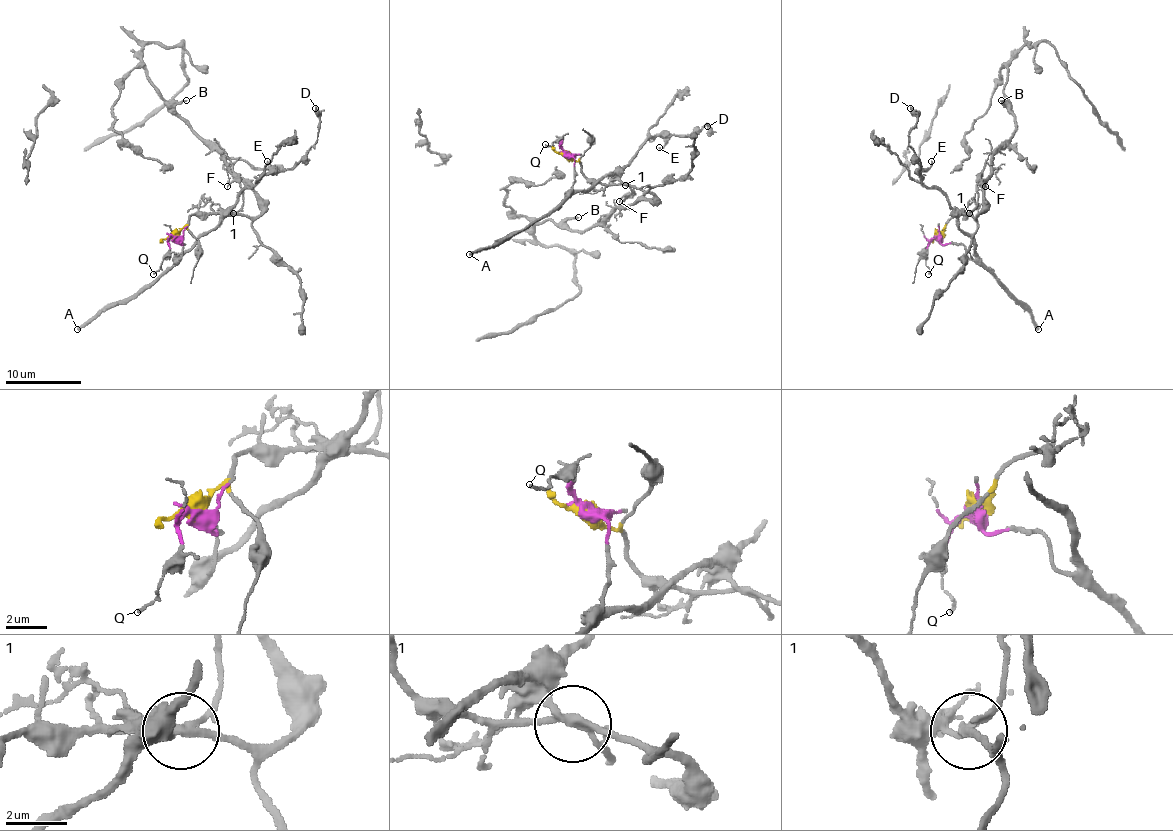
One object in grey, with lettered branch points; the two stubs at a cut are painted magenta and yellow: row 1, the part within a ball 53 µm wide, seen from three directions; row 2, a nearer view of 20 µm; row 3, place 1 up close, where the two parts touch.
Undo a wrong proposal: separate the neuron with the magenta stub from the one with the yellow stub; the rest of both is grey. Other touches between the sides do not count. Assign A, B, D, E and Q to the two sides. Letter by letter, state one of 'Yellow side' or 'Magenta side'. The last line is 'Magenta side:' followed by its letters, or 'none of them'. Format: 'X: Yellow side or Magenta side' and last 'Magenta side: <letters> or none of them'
A: Magenta side
B: Yellow side
D: Magenta side
E: Magenta side
Q: Magenta side
Magenta side: A, D, E, Q

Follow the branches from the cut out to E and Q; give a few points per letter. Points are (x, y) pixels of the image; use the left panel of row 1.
E: (173, 238), (183, 244), (181, 259), (215, 227), (244, 191), (251, 189), (272, 170), (266, 160)
Q: (173, 238), (168, 242), (170, 247), (160, 268), (153, 274)

